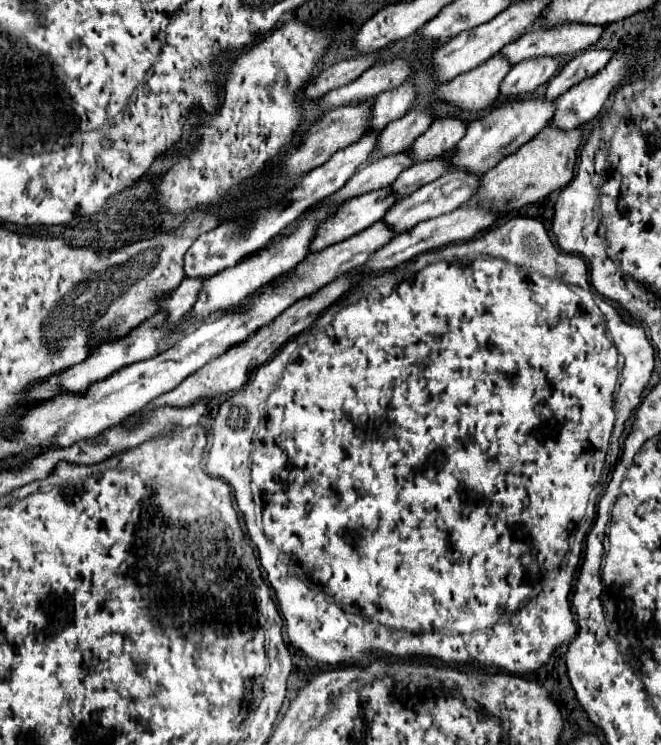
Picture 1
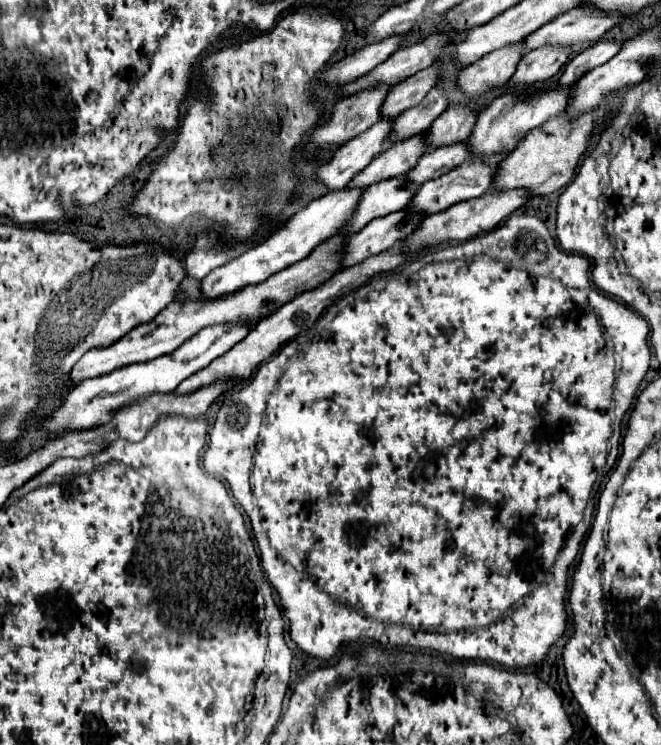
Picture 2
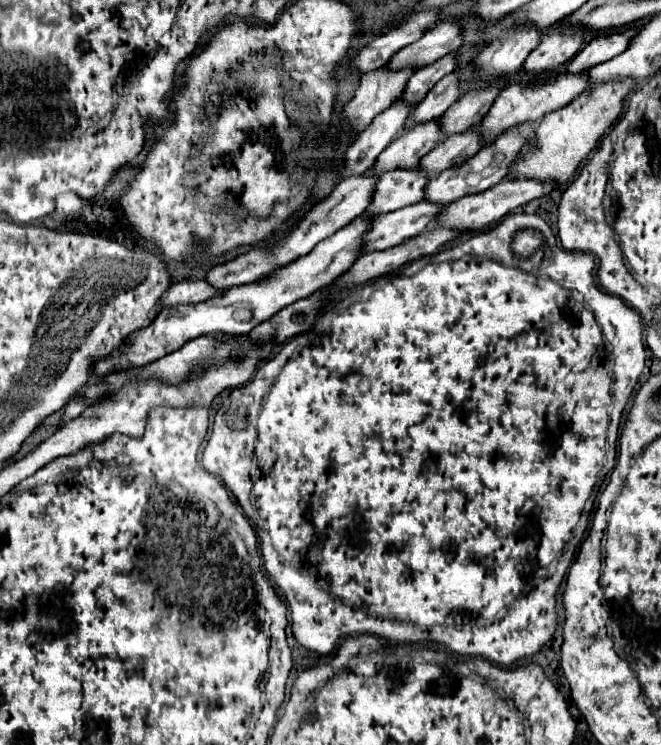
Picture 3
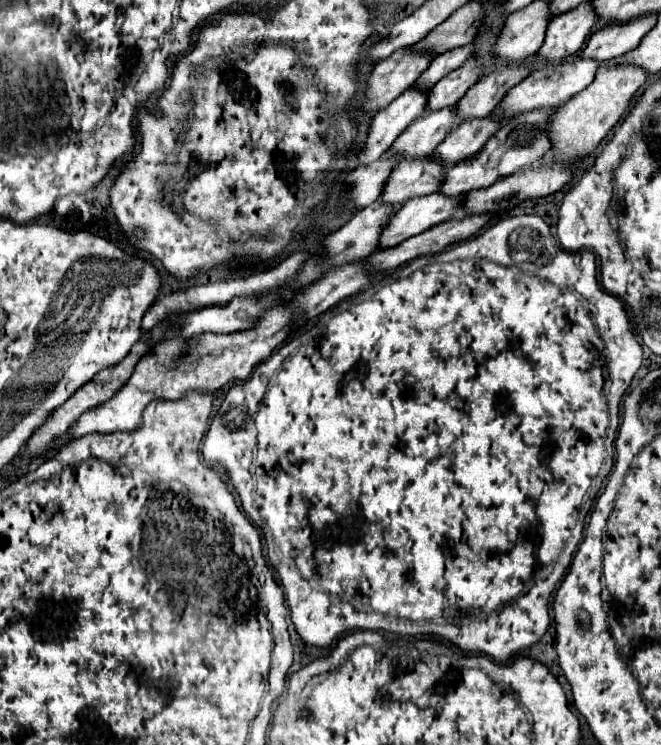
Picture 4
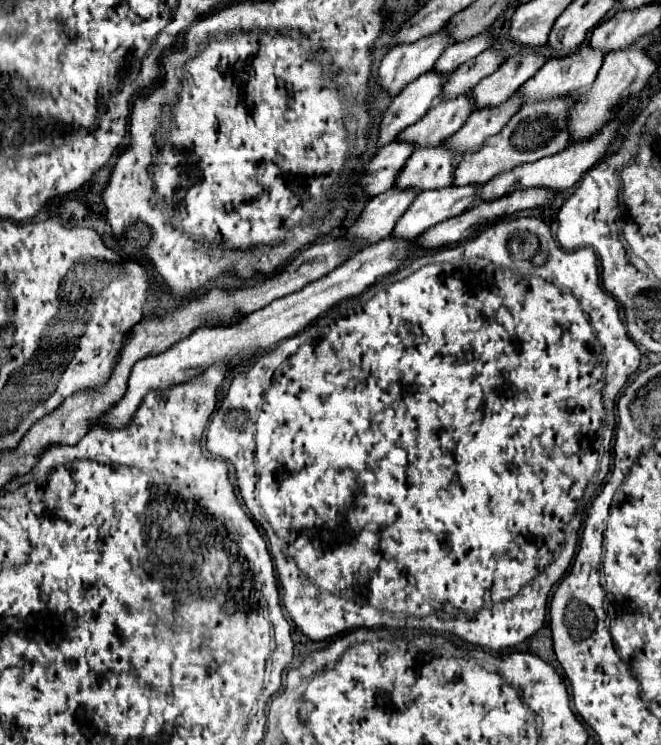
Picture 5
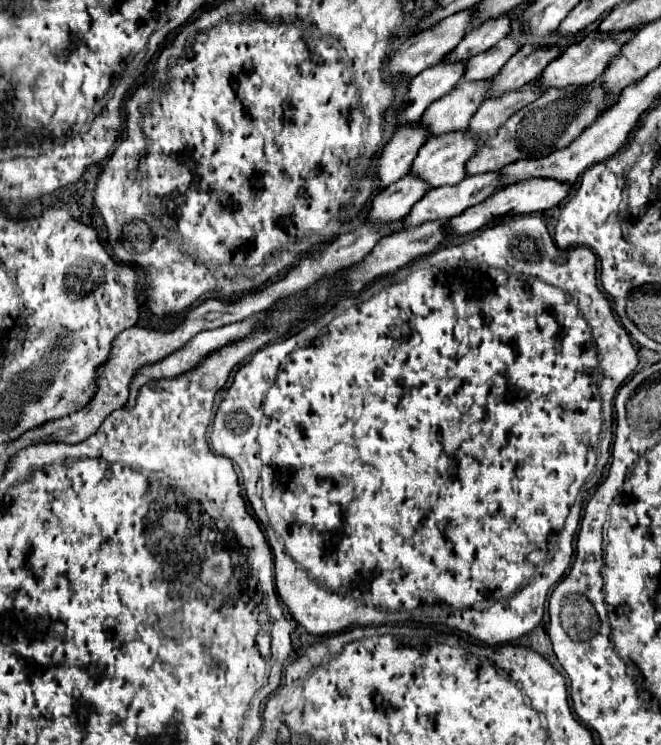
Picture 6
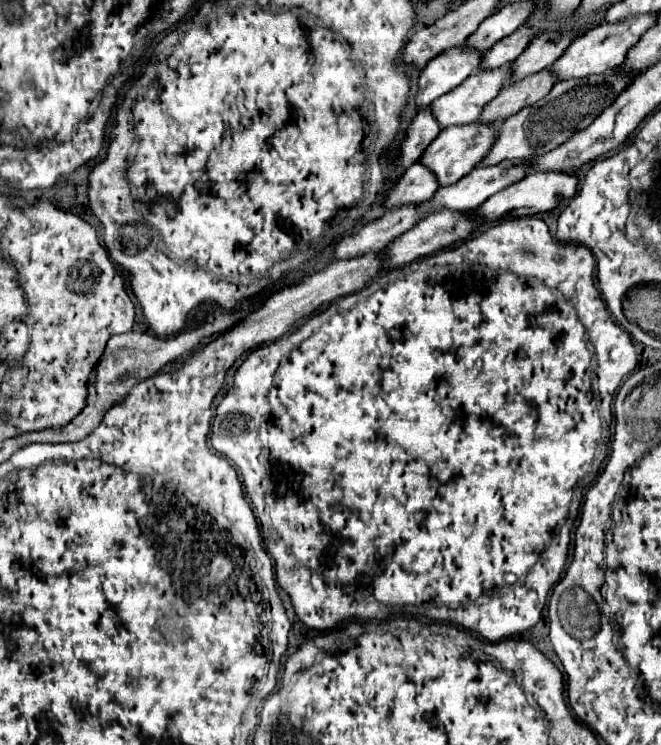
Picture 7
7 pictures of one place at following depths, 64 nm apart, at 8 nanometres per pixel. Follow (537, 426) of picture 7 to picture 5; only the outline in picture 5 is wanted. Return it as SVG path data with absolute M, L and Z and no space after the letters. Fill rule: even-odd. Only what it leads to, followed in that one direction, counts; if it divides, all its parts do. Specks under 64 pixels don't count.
M534 216L500 220L463 242L465 246L459 243L430 254L436 256L434 262L420 266L416 272L412 272L410 264L388 276L386 284L376 284L358 298L342 300L306 330L286 338L284 344L278 342L268 354L260 354L246 370L234 376L218 414L210 422L206 448L210 456L226 458L234 464L246 508L262 529L264 526L270 530L272 526L278 540L272 542L274 537L270 532L265 536L276 566L282 602L294 624L310 640L330 640L358 626L406 626L454 632L486 650L502 652L518 646L544 626L548 594L562 580L576 552L578 526L568 524L588 480L598 468L604 442L609 445L613 438L610 432L615 426L616 398L628 376L638 370L640 350L620 320L616 300L598 284L598 266L592 248L562 252L550 236L550 228ZM596 336L600 340L600 360L596 360ZM596 364L600 364L600 400L596 400Z

